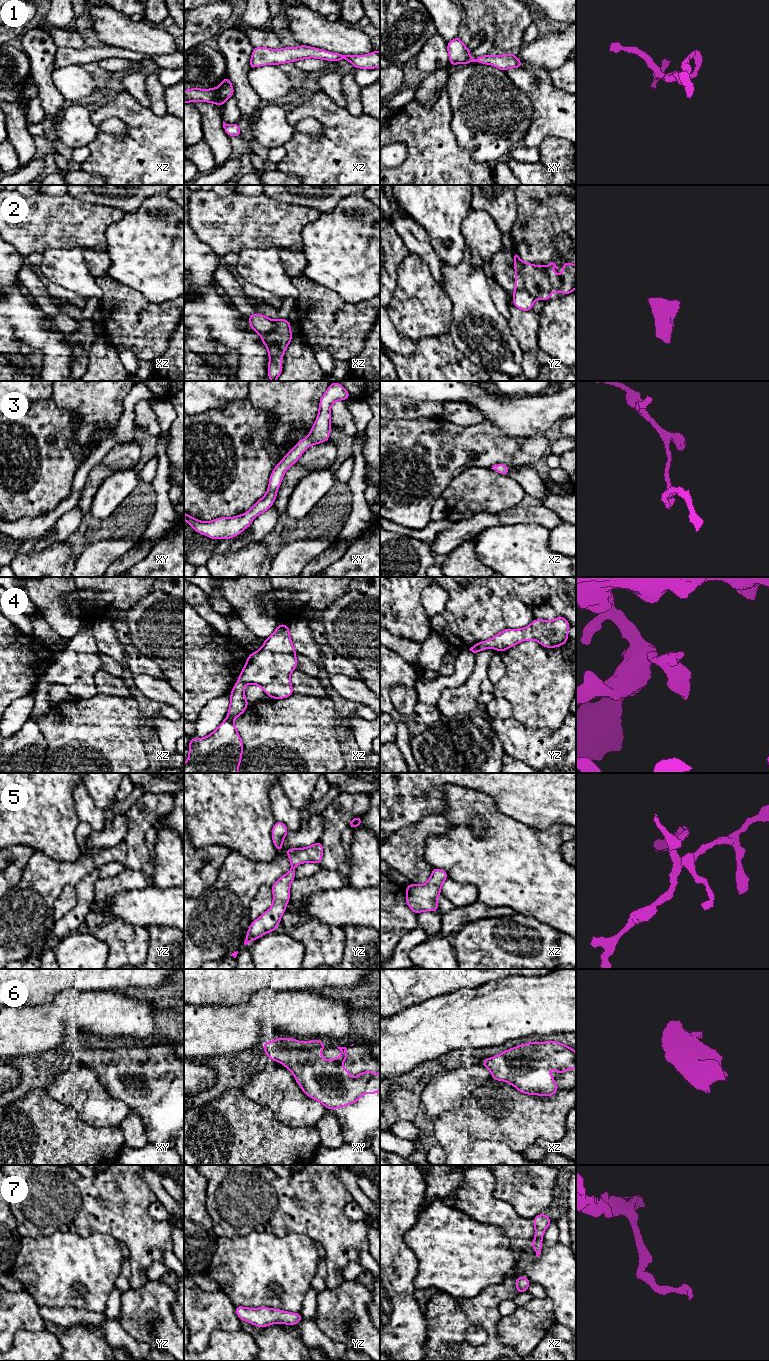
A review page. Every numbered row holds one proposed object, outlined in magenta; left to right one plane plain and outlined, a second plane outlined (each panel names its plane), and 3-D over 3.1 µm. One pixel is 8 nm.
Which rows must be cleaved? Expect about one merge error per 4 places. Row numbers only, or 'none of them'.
2

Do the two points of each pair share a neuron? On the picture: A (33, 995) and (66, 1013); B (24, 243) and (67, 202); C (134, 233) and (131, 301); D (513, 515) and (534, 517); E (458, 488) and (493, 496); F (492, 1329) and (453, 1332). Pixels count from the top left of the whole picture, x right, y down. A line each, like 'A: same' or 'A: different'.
A: different
B: same
C: different
D: same
E: same
F: same

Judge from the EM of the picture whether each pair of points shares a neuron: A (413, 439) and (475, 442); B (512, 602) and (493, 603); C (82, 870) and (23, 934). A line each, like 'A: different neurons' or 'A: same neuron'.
A: same neuron
B: different neurons
C: same neuron

